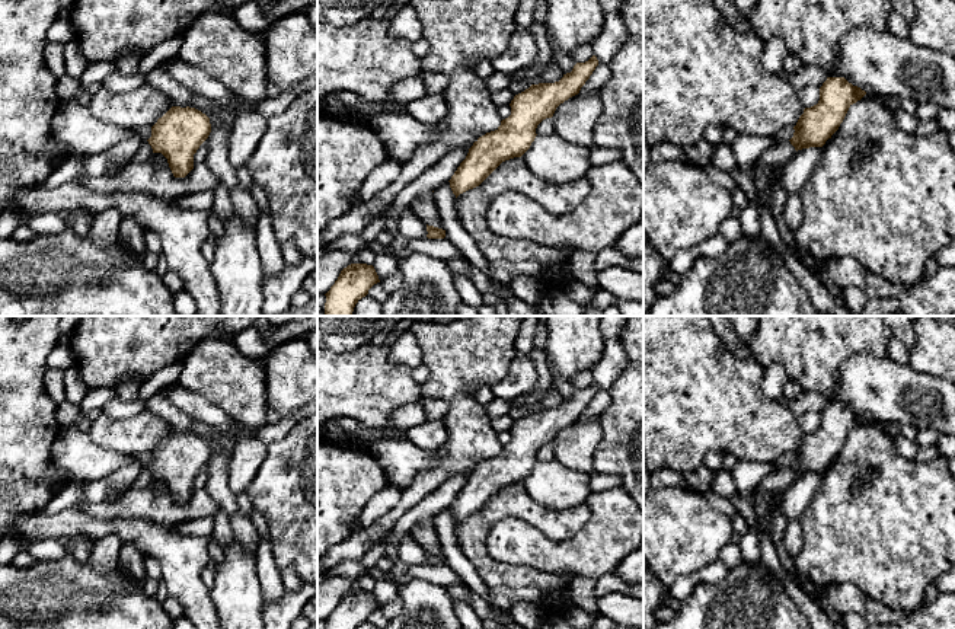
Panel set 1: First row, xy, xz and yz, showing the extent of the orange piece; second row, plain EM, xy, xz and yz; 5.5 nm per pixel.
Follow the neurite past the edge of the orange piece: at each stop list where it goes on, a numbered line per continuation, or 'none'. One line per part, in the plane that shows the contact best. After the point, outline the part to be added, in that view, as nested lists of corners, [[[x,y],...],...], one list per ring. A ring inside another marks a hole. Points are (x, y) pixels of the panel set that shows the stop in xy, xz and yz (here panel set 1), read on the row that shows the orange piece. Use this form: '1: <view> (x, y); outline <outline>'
none

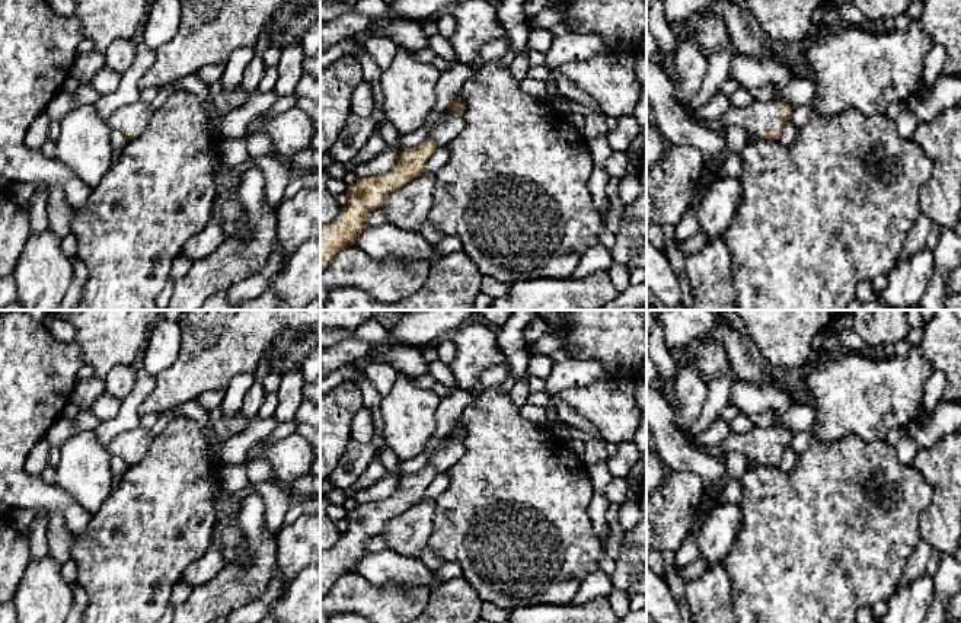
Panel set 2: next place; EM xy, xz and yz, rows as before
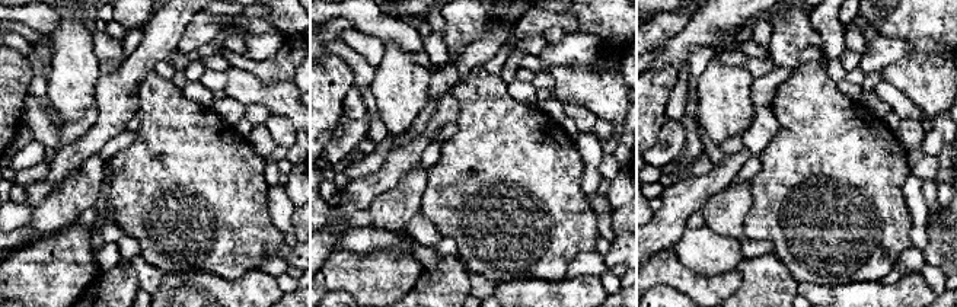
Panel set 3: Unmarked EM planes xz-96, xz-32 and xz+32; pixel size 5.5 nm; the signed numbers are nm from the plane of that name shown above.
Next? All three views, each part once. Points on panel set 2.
1: yz (759, 117); outline [[[754,100],[746,108],[731,106],[719,119],[724,130],[728,127],[740,127],[750,131],[756,137],[762,137],[763,131],[776,130],[776,100]]]

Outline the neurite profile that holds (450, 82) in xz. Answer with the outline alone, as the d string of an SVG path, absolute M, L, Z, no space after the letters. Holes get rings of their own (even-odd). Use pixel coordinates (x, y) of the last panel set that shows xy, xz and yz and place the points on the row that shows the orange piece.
M457 61L453 63L447 71L440 73L435 86L435 106L419 130L400 137L400 146L403 148L418 147L428 138L431 128L437 124L438 118L448 111L463 84L473 73L475 70L469 64Z

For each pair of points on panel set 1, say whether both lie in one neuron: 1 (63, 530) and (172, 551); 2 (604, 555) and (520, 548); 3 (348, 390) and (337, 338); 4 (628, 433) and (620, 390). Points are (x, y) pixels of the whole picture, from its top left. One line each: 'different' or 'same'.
1: same
2: same
3: different
4: same

